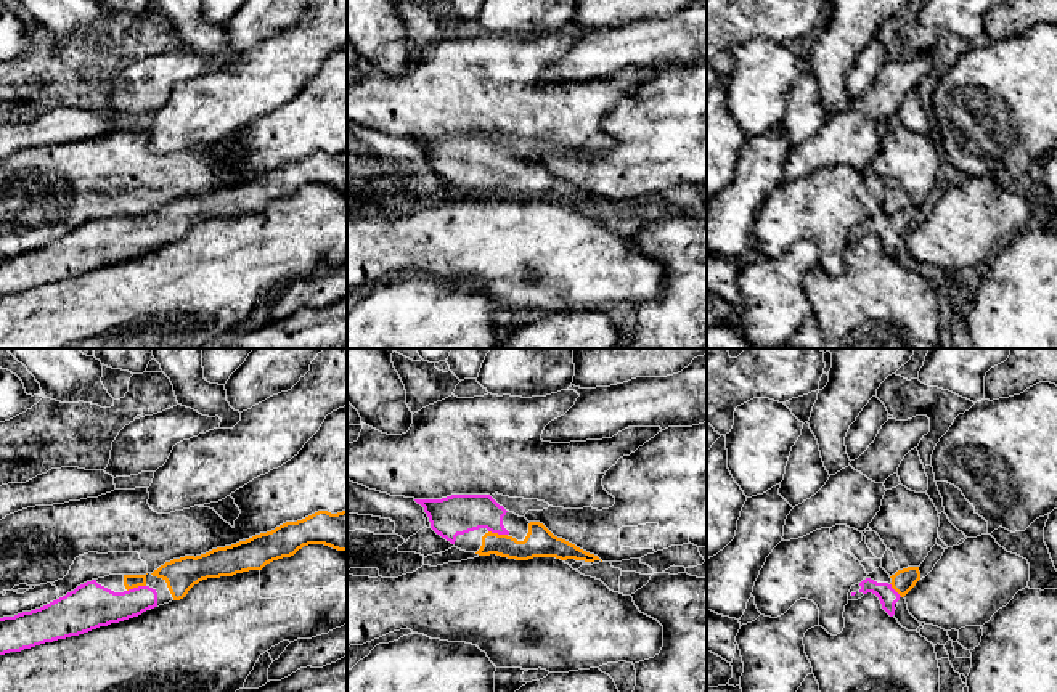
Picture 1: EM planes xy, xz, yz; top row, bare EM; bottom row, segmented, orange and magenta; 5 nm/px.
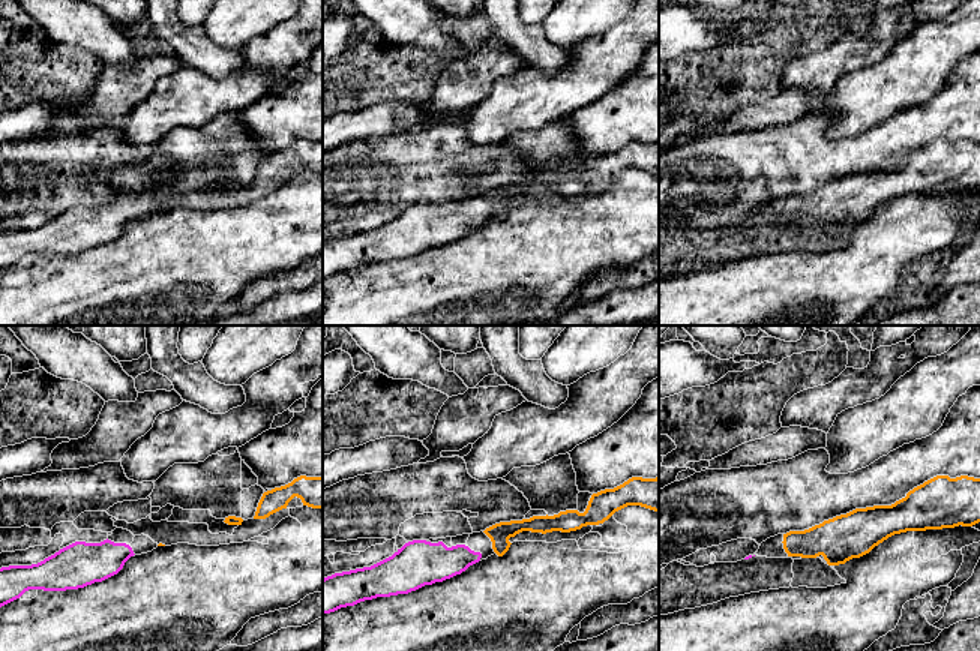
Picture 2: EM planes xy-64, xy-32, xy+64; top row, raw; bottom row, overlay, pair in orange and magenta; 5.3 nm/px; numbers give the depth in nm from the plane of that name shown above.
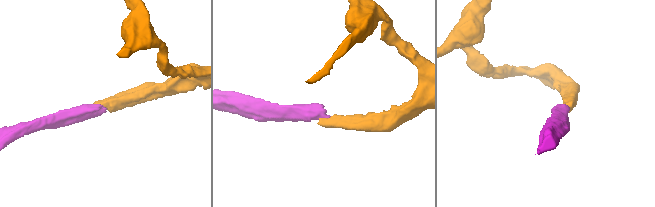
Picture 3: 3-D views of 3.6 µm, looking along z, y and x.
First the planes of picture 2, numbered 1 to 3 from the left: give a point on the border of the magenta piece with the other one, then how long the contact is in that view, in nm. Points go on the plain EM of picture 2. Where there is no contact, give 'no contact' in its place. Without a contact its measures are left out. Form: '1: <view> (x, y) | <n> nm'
1: no contact
2: no contact
3: no contact

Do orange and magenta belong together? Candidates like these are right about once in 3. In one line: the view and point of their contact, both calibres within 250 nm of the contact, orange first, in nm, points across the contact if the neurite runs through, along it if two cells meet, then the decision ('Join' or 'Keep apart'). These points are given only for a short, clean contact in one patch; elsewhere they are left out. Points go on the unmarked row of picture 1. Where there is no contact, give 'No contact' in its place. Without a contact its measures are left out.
Touches orange at xy (135, 227). Thickness 70 nm (orange) against 220 nm. Path across: xy (130, 222), (135, 227), (118, 246), (90, 246). Join

